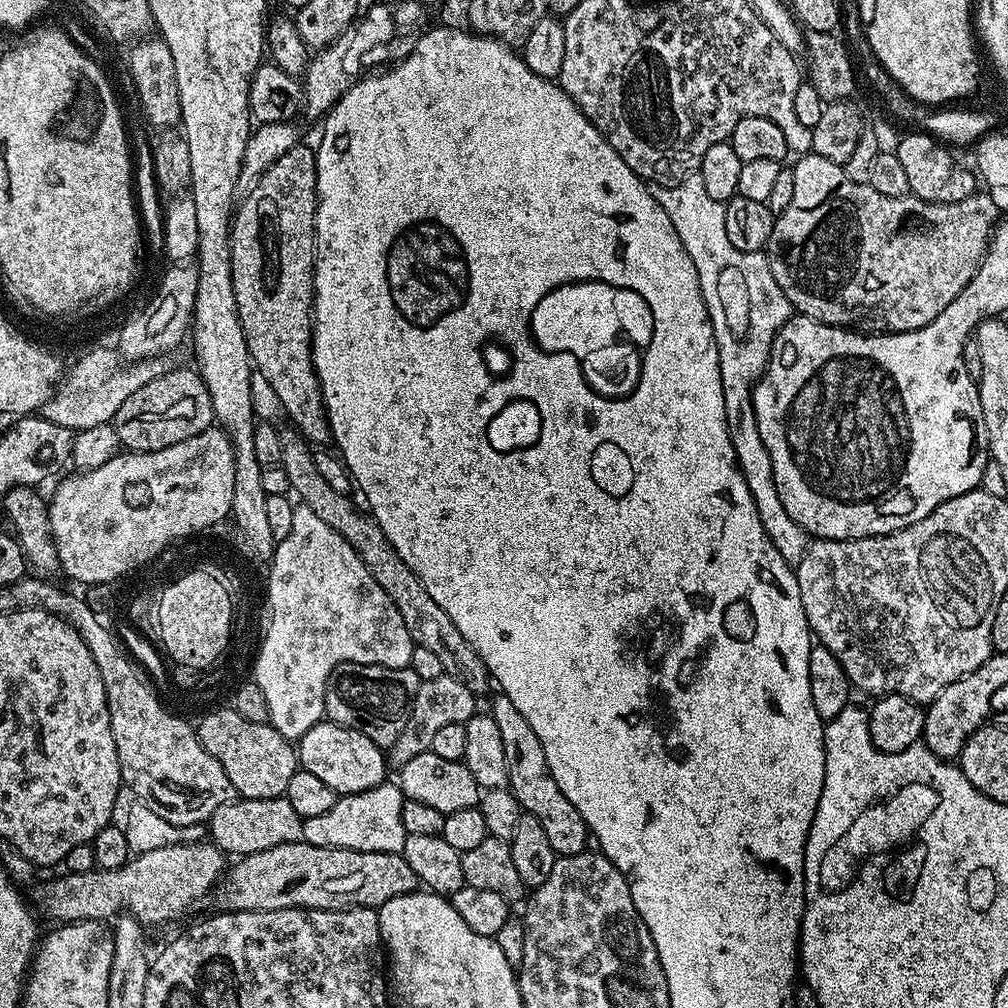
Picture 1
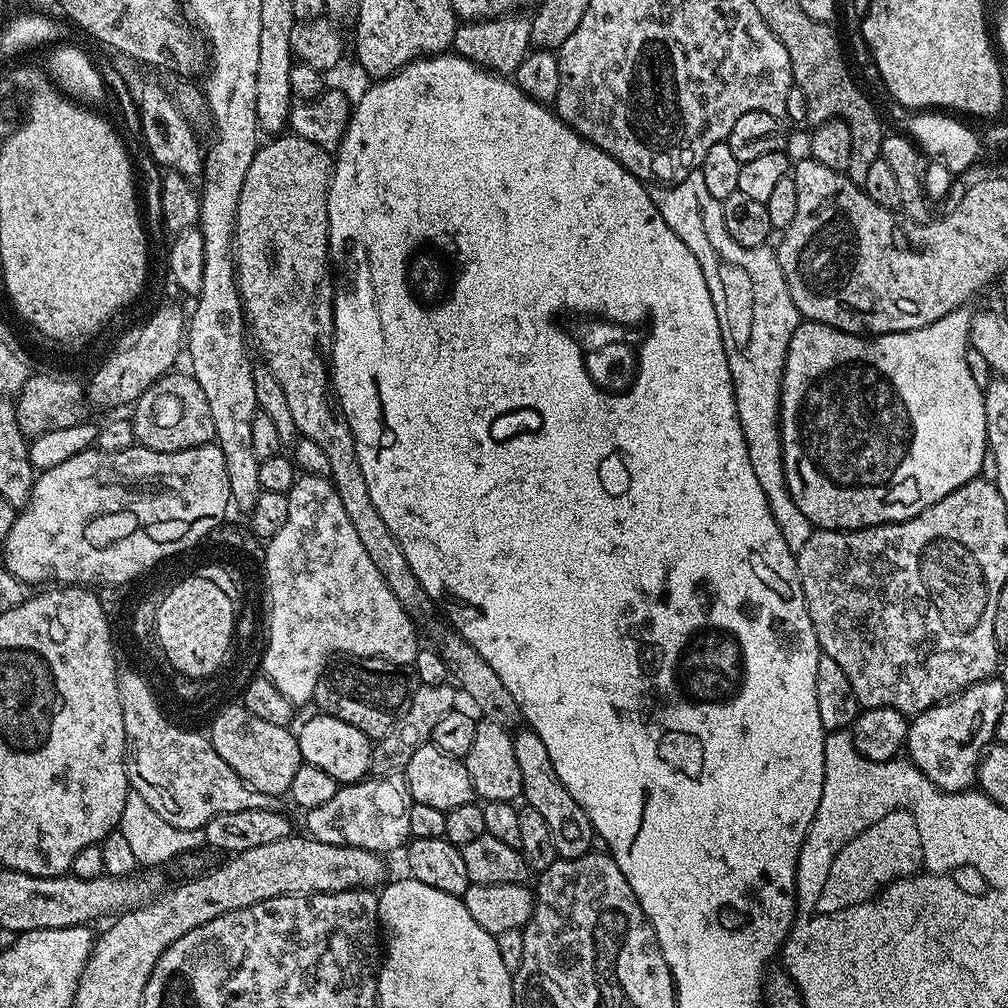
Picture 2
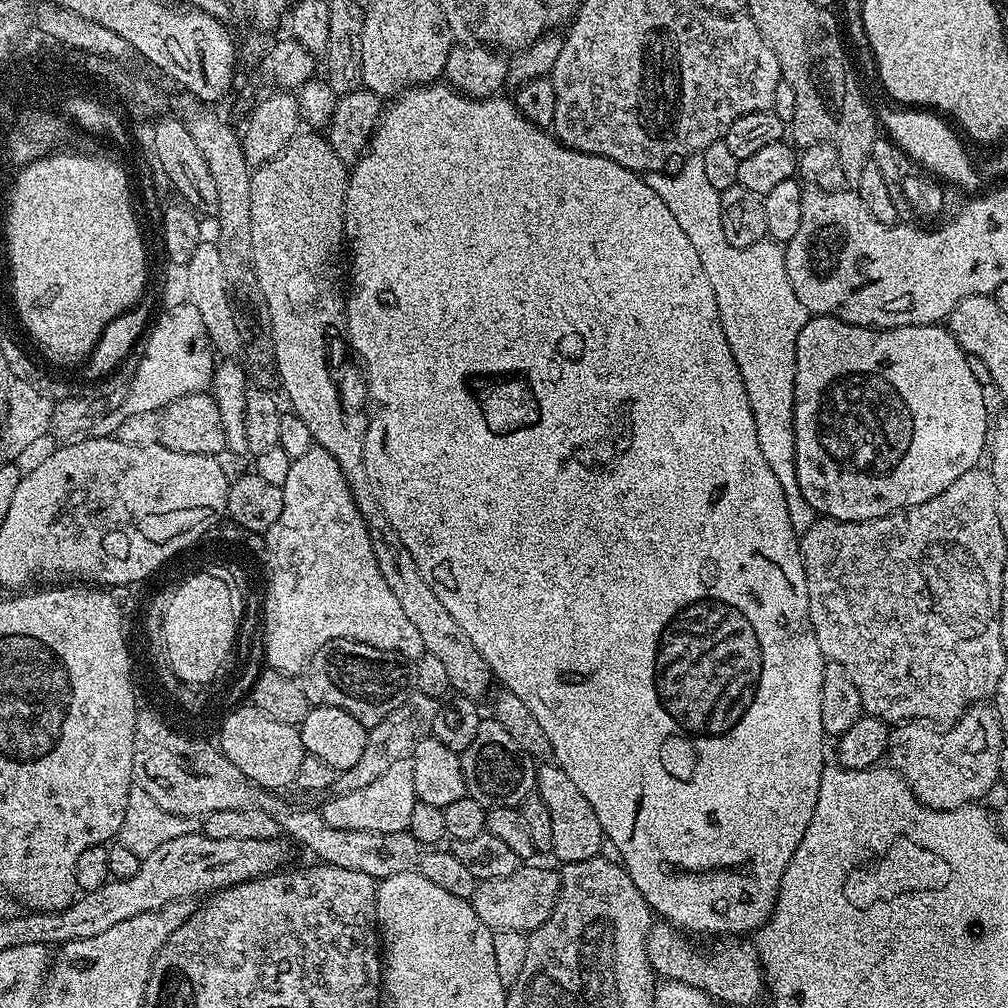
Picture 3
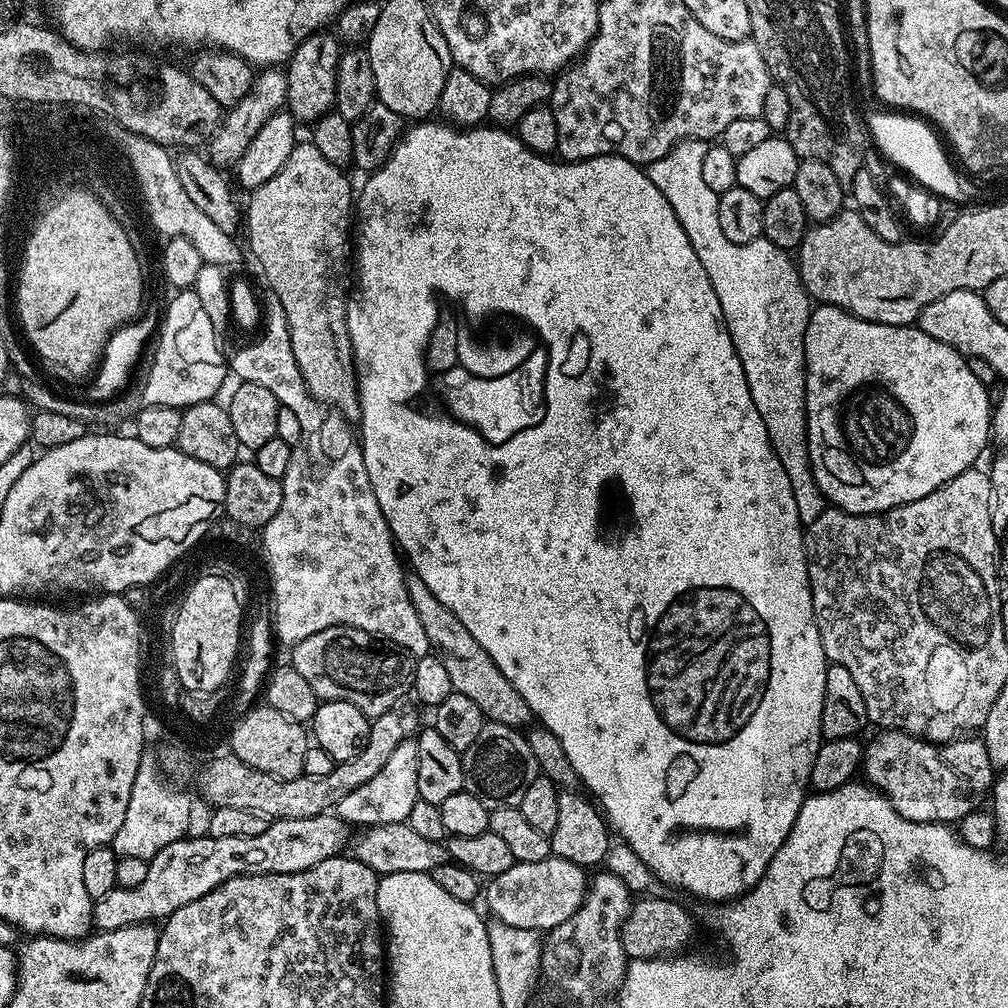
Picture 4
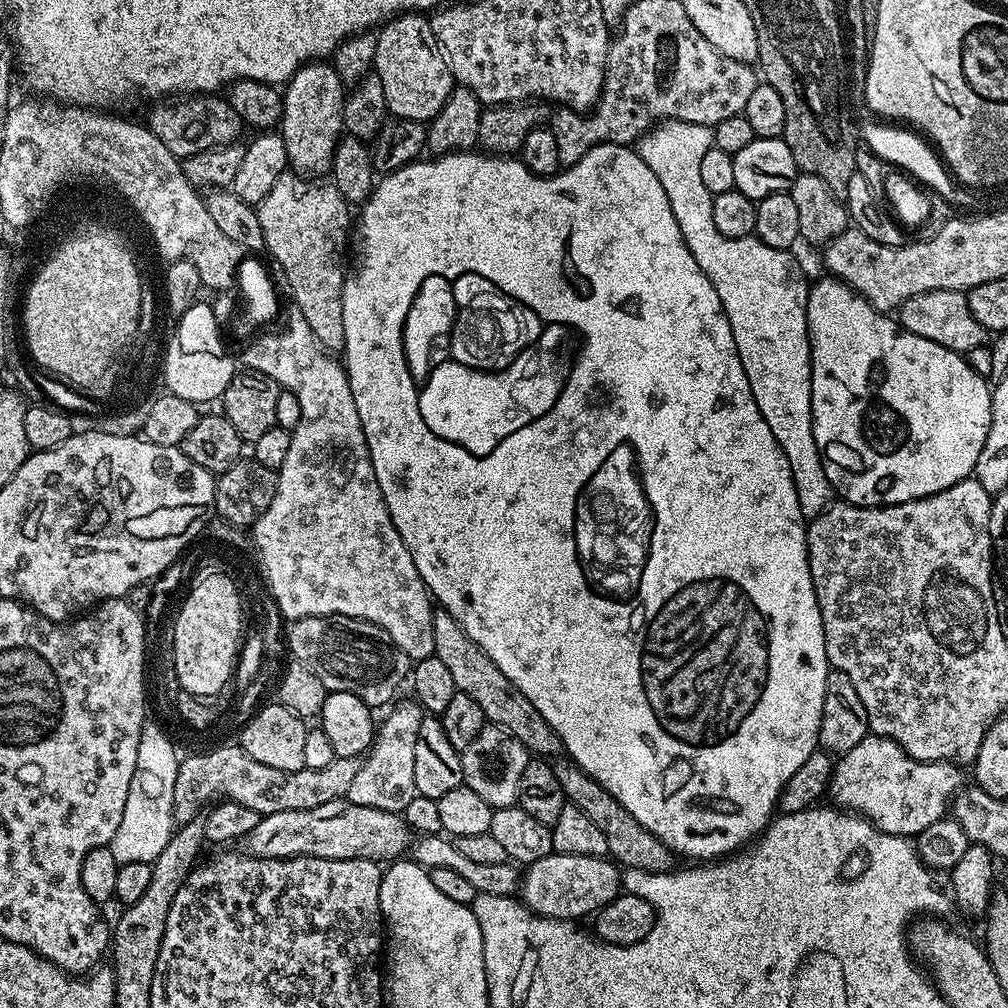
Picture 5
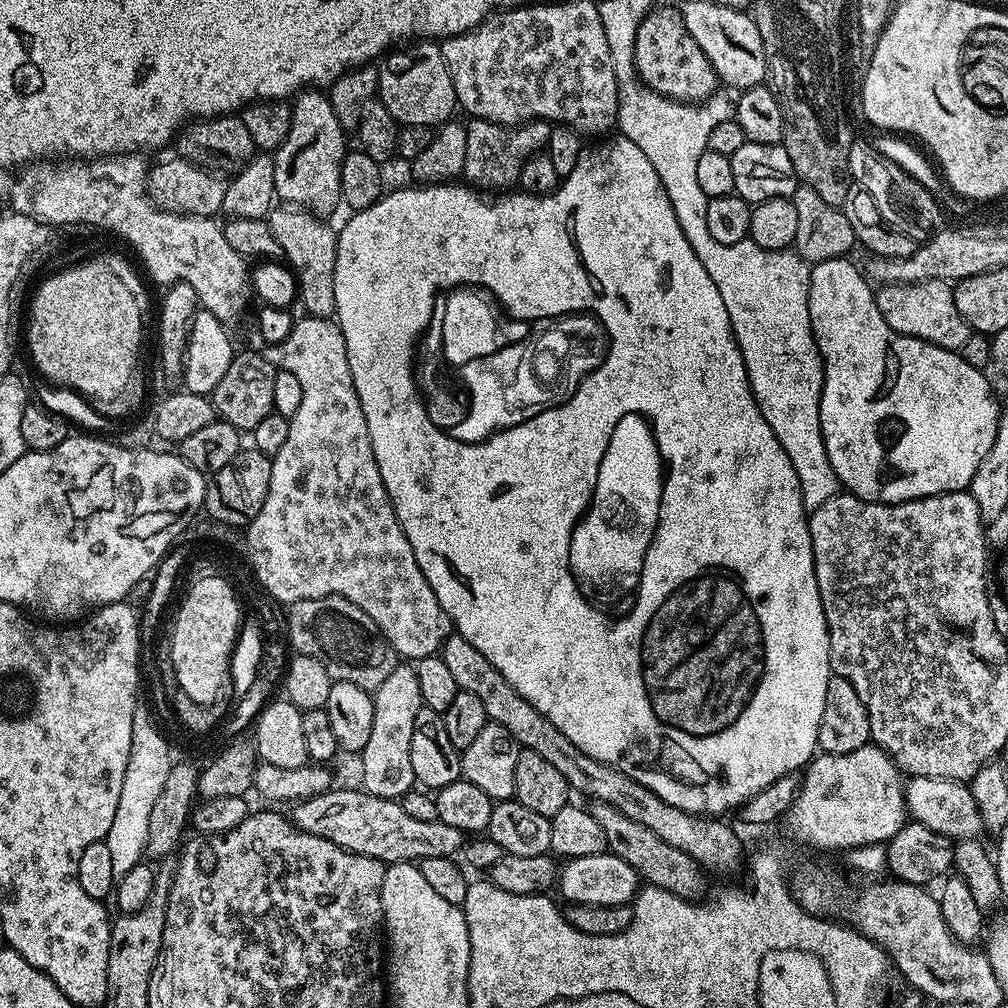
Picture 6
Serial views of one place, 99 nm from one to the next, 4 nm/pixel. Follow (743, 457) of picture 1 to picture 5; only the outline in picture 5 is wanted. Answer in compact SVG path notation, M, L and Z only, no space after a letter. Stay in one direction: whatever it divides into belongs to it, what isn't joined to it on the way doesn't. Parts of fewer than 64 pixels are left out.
M665 120L645 132L638 141L642 162L646 162L646 166L654 170L658 182L662 182L662 190L666 190L666 198L670 198L670 210L674 210L678 230L682 230L682 238L686 238L686 246L690 246L690 254L694 254L694 262L702 266L702 274L706 274L714 290L718 290L754 402L758 402L758 410L762 410L762 418L766 418L766 426L770 426L770 434L774 434L778 446L782 446L782 454L786 454L787 467L790 474L794 474L794 490L798 490L798 506L805 518L811 518L827 510L828 505L833 503L834 493L830 478L826 478L826 470L822 470L822 458L818 454L818 442L814 442L812 425L812 359L806 318L810 280L804 277L791 251L766 246L766 242L756 239L755 235L731 240L718 234L712 213L713 194L706 190L700 172L702 158L713 146L709 125L681 120Z

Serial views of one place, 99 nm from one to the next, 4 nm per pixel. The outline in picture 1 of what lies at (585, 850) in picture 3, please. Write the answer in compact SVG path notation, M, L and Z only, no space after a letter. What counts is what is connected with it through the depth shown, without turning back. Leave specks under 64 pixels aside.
M496 694L490 707L490 715L502 733L502 747L506 753L508 767L508 788L518 798L521 809L527 815L538 818L542 830L557 857L573 856L585 851L590 844L590 833L582 814L574 810L574 802L554 782L554 774L550 774L550 766L546 766L546 753L542 751L542 738L534 734L533 728L522 718L522 713L514 707L514 702L502 694Z

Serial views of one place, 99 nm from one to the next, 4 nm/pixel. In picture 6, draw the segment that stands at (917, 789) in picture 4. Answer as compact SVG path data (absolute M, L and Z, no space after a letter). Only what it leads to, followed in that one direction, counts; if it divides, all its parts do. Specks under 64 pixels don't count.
M871 742L863 744L858 750L850 750L850 754L817 754L803 769L800 789L786 817L788 832L802 843L812 848L825 848L828 852L836 852L839 848L861 848L867 844L883 845L909 823L908 807L904 801L905 783L905 777L895 762Z

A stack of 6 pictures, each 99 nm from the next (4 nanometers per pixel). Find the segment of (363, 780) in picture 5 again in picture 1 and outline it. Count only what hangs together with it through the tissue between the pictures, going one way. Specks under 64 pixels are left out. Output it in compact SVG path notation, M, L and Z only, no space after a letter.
M385 782L370 790L362 790L358 794L340 796L326 810L326 814L317 814L314 818L306 818L302 826L302 838L307 844L314 846L330 846L346 850L362 850L363 852L399 852L404 850L404 827L402 826L402 806L406 797L399 783Z

